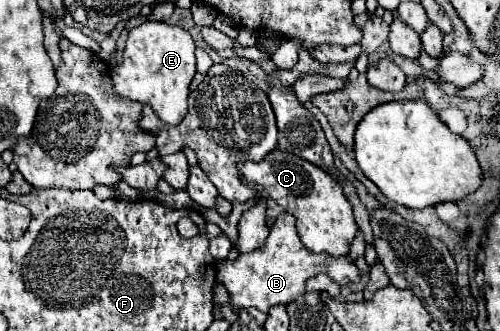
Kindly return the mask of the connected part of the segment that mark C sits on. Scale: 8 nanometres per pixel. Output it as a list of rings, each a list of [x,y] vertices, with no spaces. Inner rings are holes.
[[[277,149],[265,155],[259,163],[239,161],[237,169],[249,183],[261,185],[271,199],[275,199],[287,213],[295,217],[299,239],[309,251],[337,257],[349,253],[349,245],[357,233],[357,223],[341,185],[327,171],[293,153],[283,153]]]

